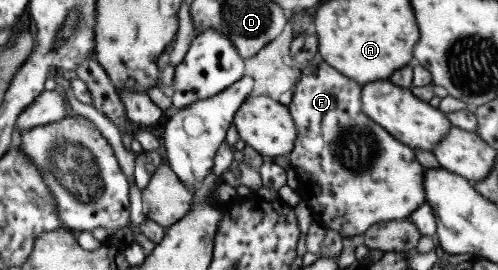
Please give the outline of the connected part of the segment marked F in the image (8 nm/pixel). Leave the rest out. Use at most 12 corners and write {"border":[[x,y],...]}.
{"border":[[303,65],[289,163],[343,238],[426,202],[415,151],[361,84]]}

